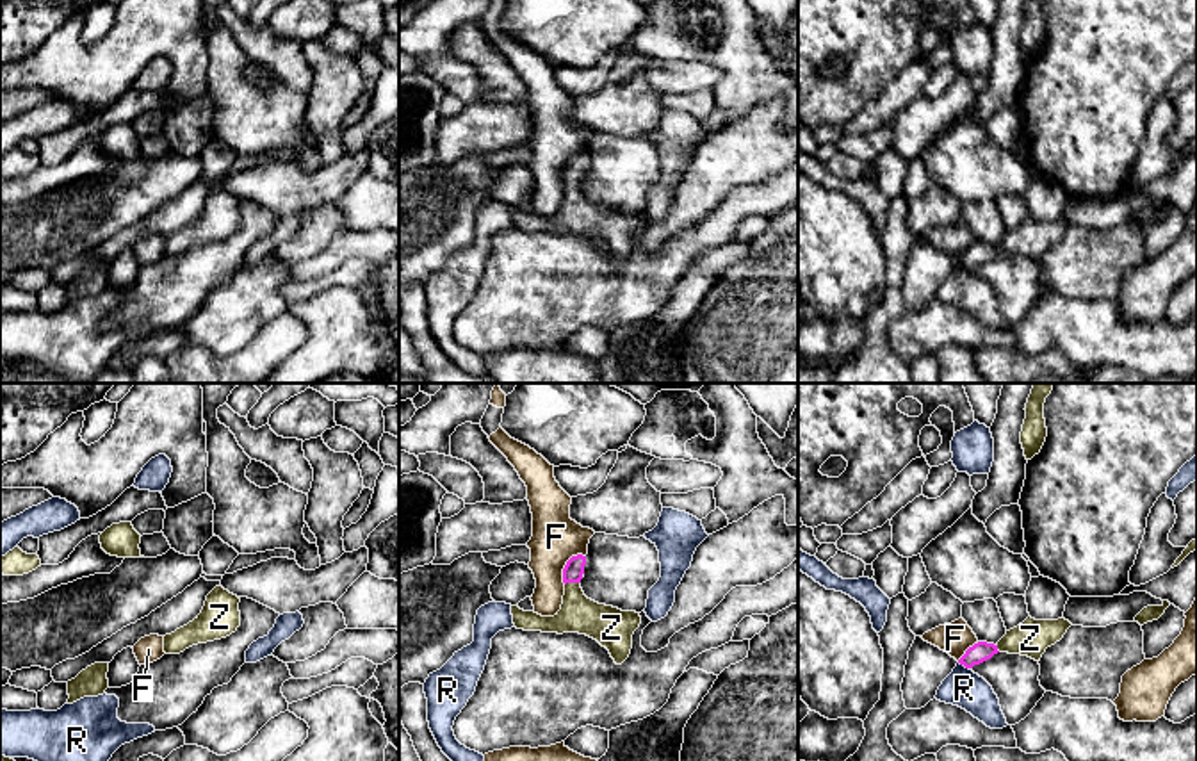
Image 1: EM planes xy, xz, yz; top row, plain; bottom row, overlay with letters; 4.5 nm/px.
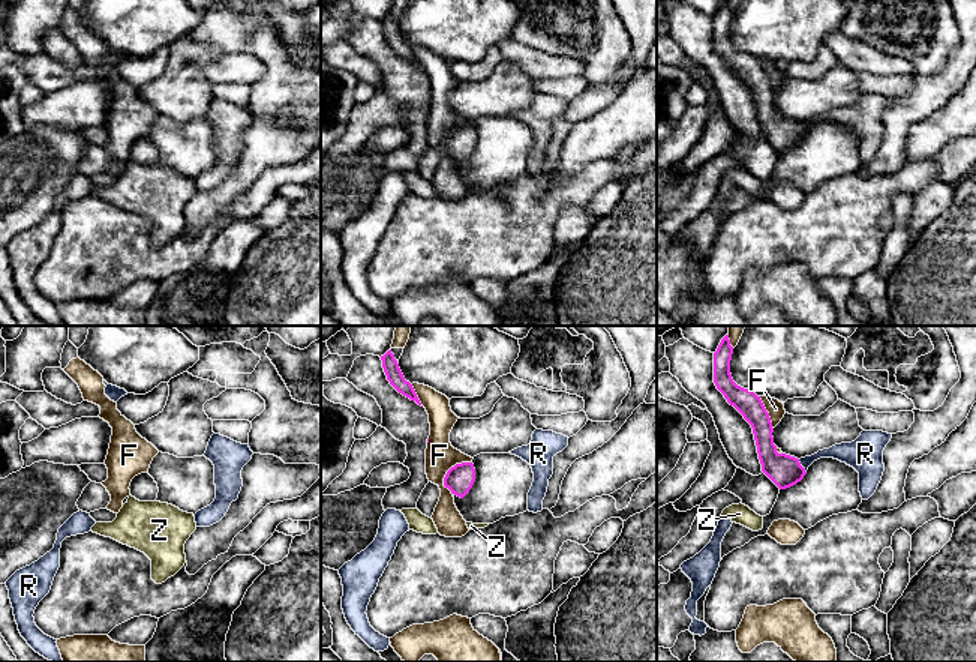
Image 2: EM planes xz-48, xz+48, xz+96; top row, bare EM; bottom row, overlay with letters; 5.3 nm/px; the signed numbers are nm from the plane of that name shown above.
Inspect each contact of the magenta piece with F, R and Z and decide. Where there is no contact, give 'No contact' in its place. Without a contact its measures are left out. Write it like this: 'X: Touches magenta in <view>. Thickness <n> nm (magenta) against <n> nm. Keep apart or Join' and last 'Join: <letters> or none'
F: Touches magenta in xz. Thickness 90 nm (magenta) against 220 nm. Keep apart
R: Touches magenta in yz. Thickness 90 nm (magenta) against 170 nm. Keep apart
Z: Touches magenta in xz. Thickness 90 nm (magenta) against 170 nm. Join
Join: Z

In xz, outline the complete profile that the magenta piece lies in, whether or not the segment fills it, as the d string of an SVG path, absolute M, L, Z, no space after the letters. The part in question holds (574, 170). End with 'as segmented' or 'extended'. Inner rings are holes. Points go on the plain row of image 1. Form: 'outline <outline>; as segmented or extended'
outline M572 157L563 169L565 196L554 217L542 217L511 207L513 225L524 232L579 233L606 248L616 266L622 266L632 250L632 235L641 225L636 212L622 212L588 200L581 189L586 157Z; extended

